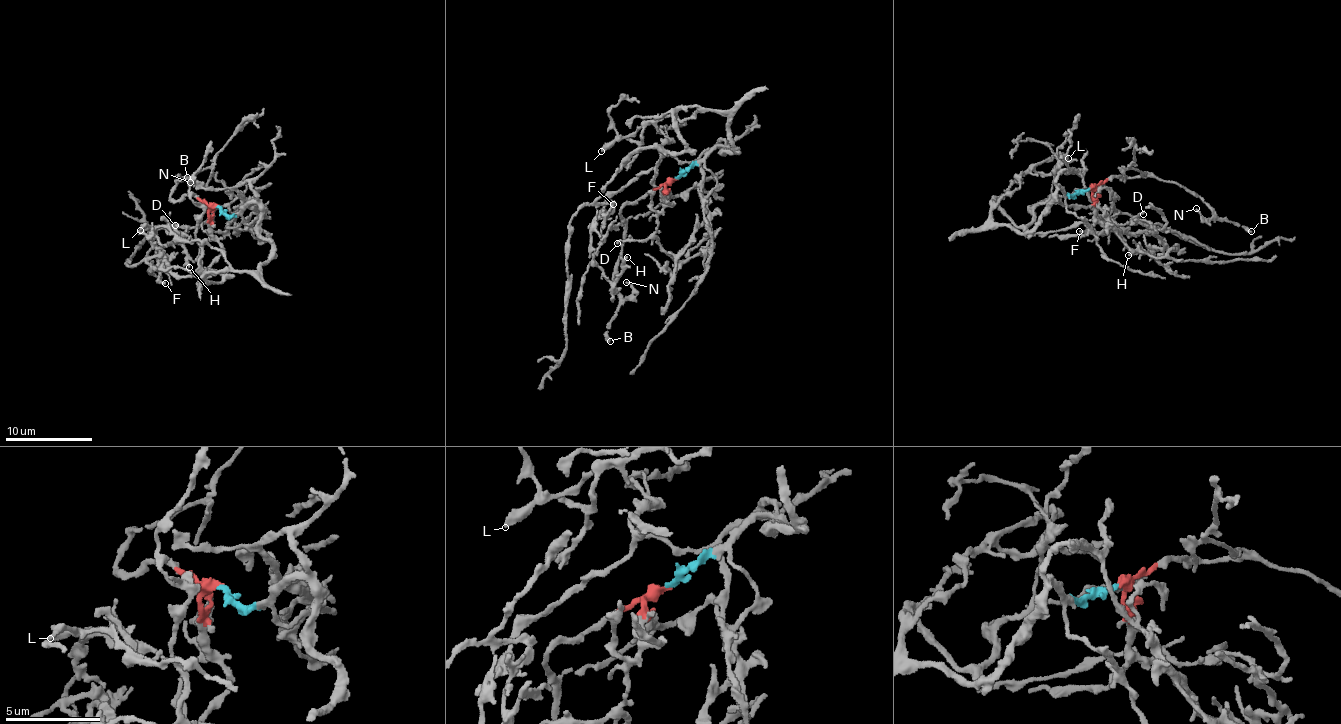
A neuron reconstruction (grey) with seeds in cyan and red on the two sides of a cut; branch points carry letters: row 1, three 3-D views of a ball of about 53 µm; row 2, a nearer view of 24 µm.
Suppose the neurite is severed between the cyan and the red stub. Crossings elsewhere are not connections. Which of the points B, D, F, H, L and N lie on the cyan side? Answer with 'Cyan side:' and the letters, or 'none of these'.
Cyan side: F, H, L

